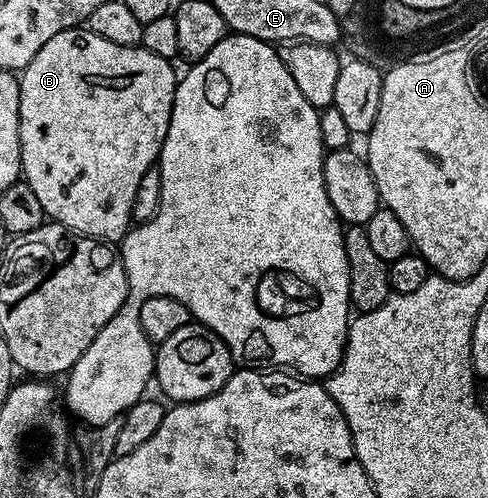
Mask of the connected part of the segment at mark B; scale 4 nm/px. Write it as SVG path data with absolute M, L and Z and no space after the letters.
M85 26L69 27L67 31L56 33L32 57L28 66L20 72L18 84L20 85L20 151L22 153L22 173L24 182L32 185L32 193L44 209L44 213L55 223L61 223L69 231L76 231L80 235L88 235L91 239L99 241L120 241L126 236L126 232L132 226L130 214L132 213L132 201L136 201L136 189L140 185L140 177L148 173L150 167L158 162L158 156L162 153L164 137L168 133L170 114L174 104L174 89L176 86L176 74L172 68L171 60L164 57L156 57L156 53L146 50L139 45L125 47L116 45L116 41L108 41L92 33Z

